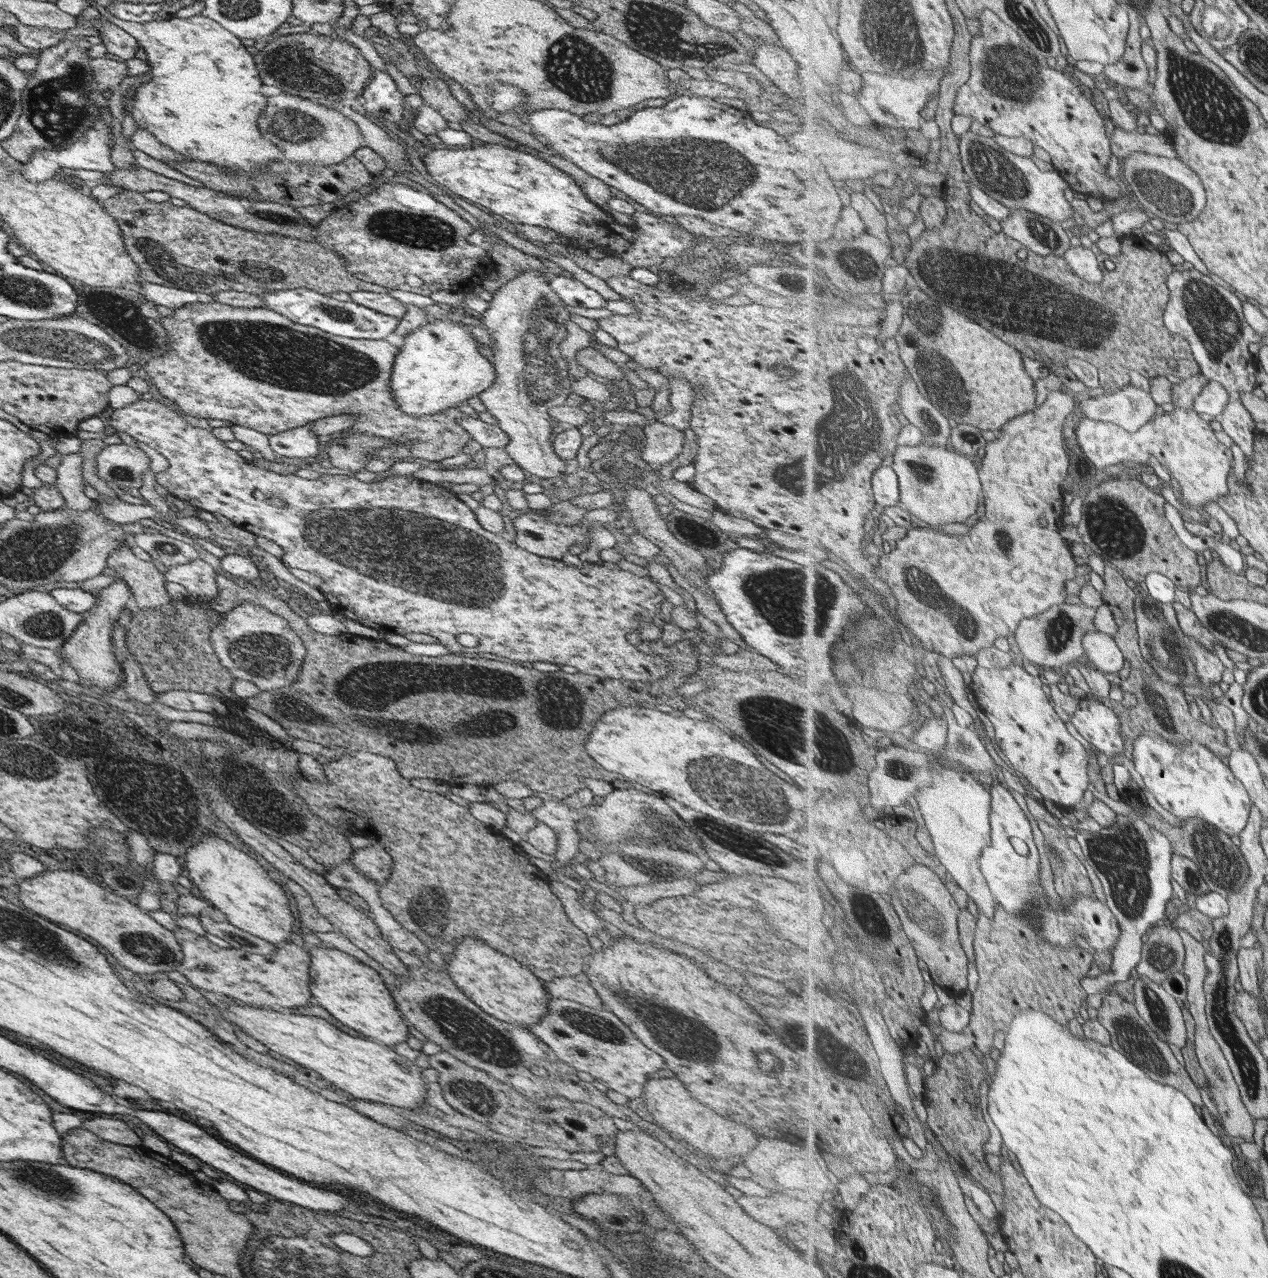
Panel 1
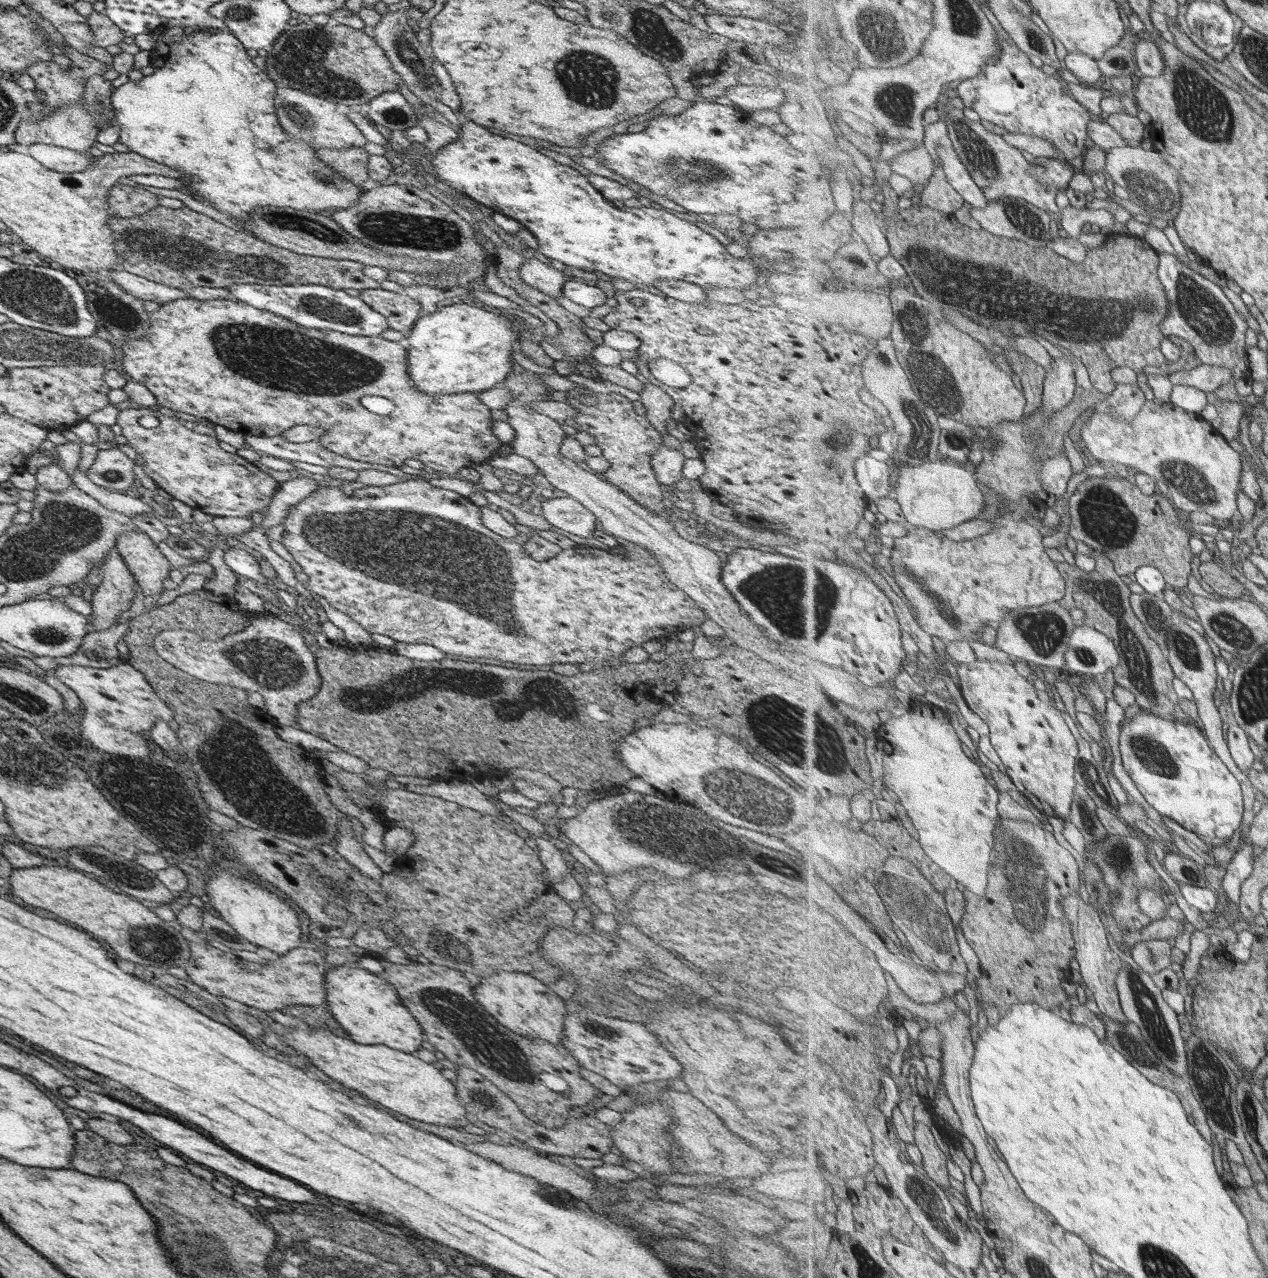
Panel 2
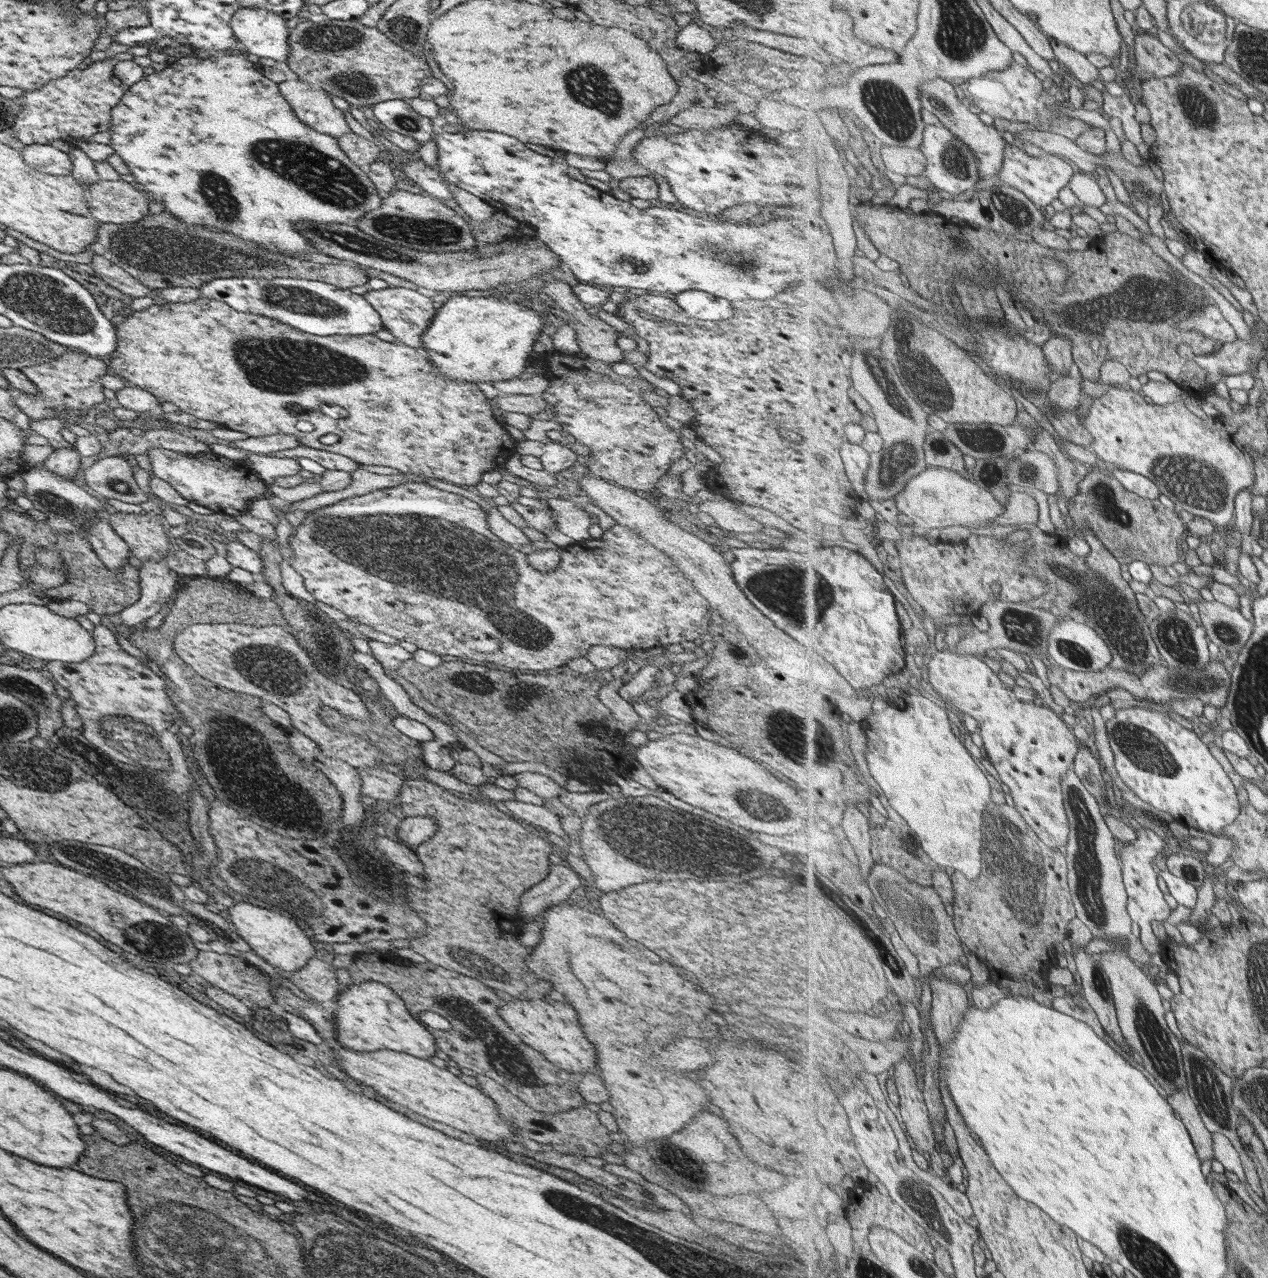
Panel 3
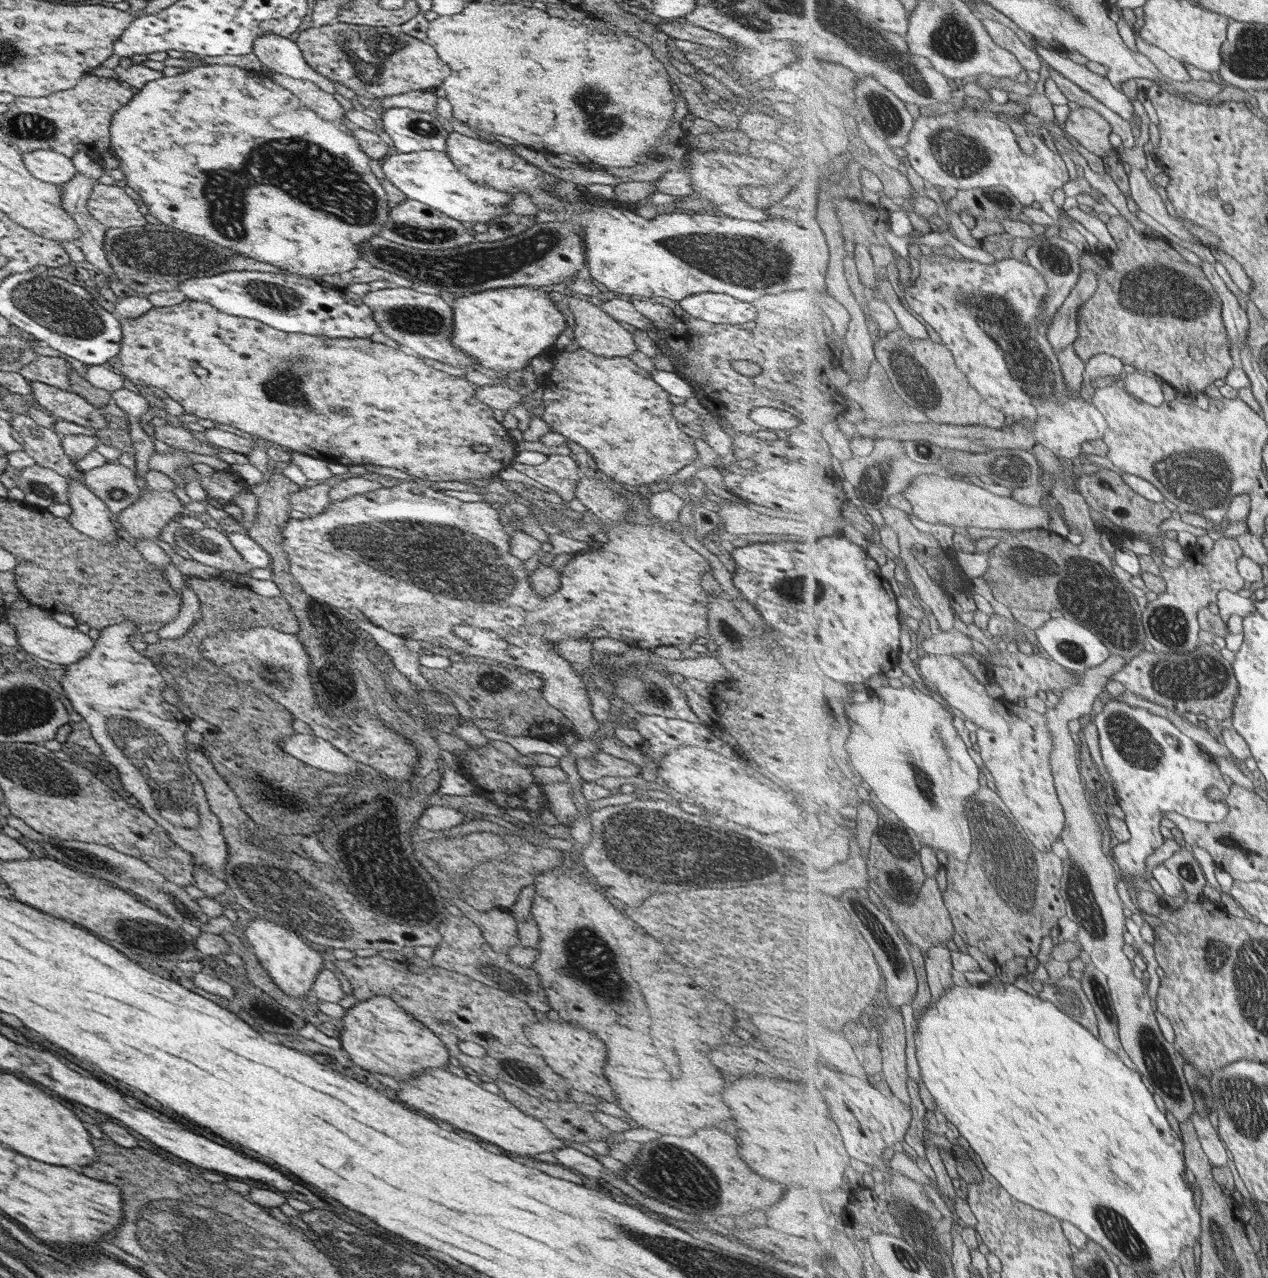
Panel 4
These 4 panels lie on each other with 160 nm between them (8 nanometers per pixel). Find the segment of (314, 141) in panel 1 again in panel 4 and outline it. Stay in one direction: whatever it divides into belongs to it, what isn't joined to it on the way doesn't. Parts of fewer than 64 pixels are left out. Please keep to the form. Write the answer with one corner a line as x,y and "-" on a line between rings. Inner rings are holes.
264,70
263,73
281,88
292,92
307,108
313,110
323,120
333,124
339,124
344,116
344,109
333,99
332,95
323,92
316,84
308,80
289,78
288,76
271,73

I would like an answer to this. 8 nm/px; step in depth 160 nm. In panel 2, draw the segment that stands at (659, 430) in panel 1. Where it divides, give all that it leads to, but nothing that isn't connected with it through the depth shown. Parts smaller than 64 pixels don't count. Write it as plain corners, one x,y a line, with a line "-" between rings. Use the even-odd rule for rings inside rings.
661,443
651,455
650,465
655,480
662,486
669,486
681,476
681,466
686,458
681,452
671,449

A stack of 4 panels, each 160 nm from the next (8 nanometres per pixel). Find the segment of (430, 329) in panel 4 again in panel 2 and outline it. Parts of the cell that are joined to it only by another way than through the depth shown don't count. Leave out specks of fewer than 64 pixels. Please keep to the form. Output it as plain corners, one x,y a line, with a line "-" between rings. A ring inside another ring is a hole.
381,288
360,291
358,298
370,309
385,317
388,328
406,335
413,323
422,316
421,307
416,300
401,292

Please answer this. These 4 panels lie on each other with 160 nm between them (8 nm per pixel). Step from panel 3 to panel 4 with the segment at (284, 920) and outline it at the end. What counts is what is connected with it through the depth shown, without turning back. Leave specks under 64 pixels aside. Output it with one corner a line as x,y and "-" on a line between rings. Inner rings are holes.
251,917
249,926
243,928
243,932
251,945
254,957
277,988
289,996
303,998
310,991
315,976
326,966
321,954
306,945
297,933
261,917

